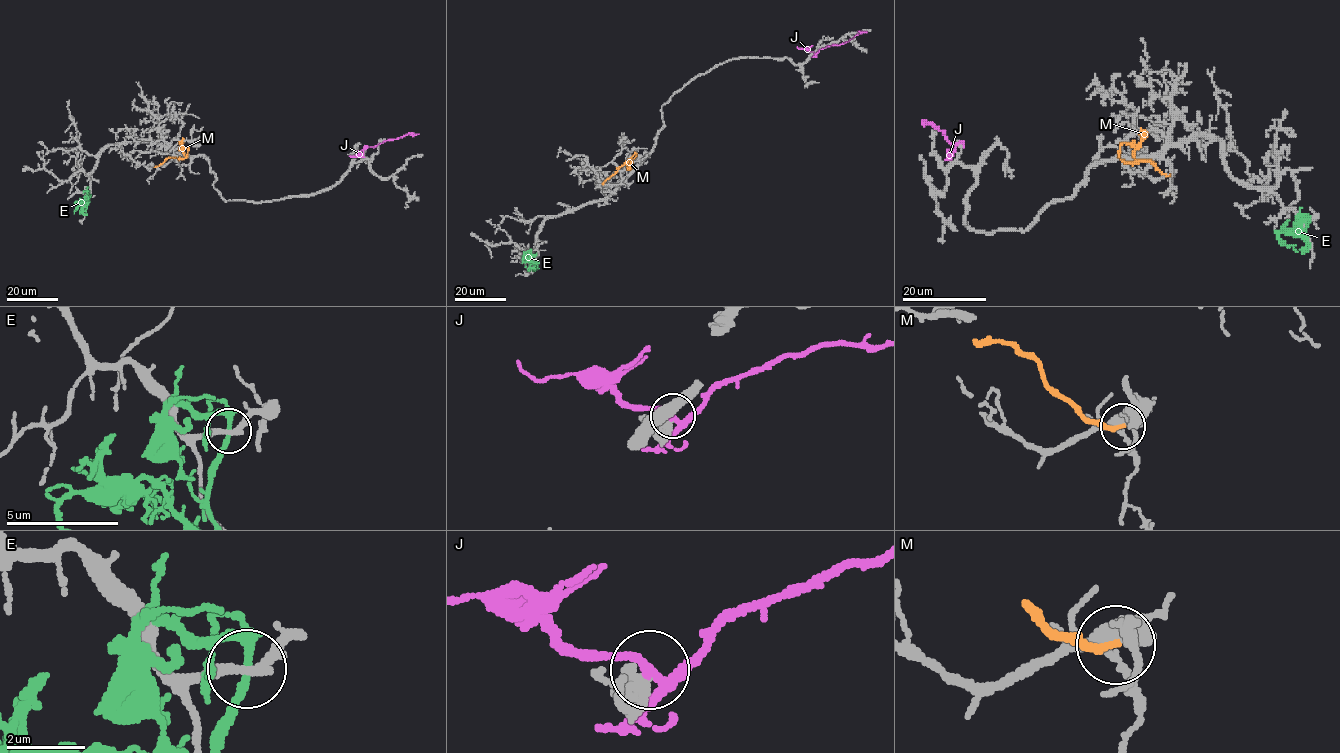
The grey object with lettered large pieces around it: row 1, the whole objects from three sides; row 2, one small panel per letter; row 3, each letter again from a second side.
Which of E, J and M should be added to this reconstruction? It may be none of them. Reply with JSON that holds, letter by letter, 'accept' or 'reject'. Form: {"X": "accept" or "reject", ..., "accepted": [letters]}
{"E": "reject", "J": "reject", "M": "reject", "accepted": []}

